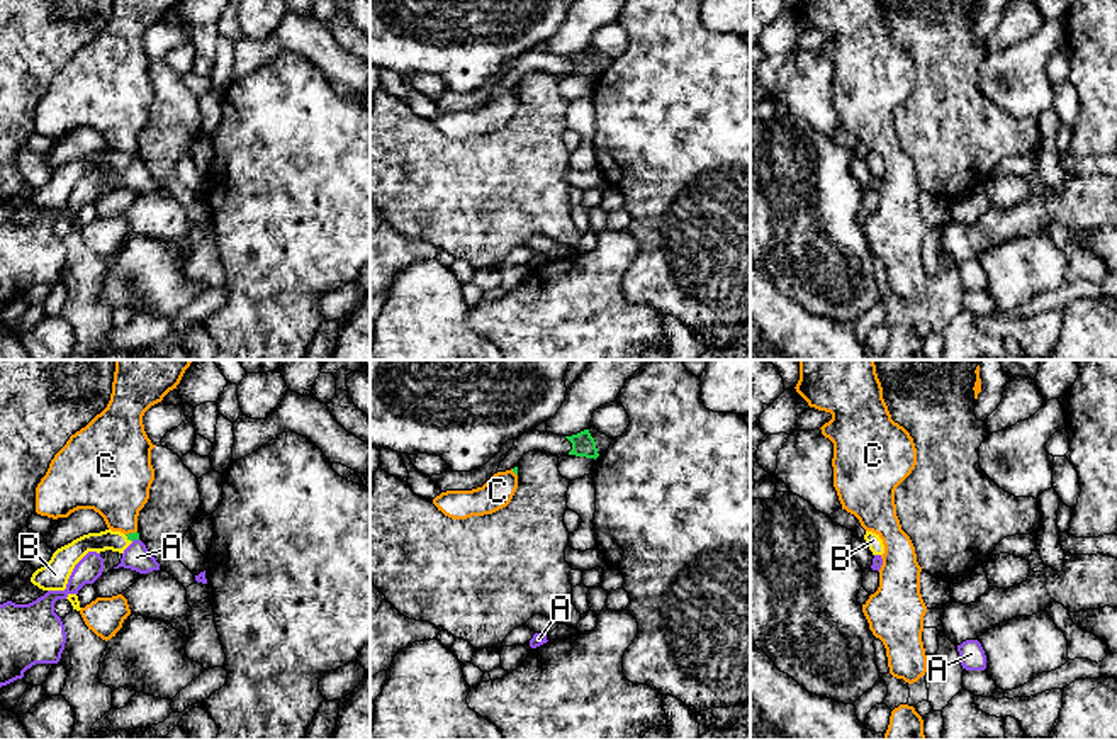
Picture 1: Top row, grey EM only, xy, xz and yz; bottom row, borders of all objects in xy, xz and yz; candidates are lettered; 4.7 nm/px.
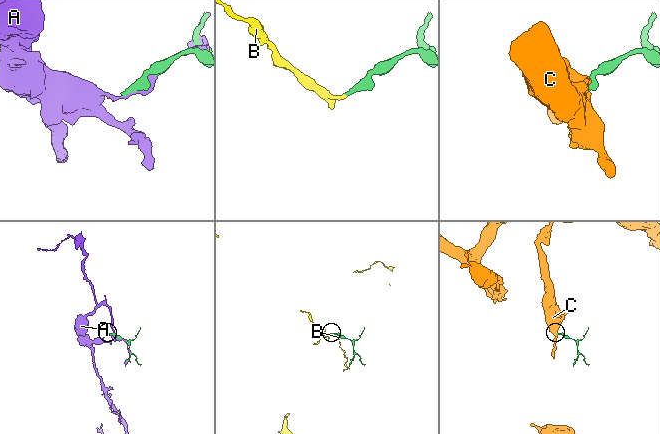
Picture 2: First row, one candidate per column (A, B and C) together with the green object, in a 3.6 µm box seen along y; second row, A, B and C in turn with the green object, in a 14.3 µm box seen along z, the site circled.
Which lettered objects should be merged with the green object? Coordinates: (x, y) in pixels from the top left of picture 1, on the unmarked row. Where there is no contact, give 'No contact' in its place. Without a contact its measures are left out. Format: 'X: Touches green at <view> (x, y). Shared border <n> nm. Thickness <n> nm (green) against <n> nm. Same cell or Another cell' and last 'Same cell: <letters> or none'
A: Touches green at xy (134, 158). Shared border 40 nm. Thickness 40 nm (green) against 130 nm. Another cell
B: Touches green at xy (128, 158). Shared border 50 nm. Thickness 40 nm (green) against 100 nm. Same cell
C: Touches green at xy (131, 153). Shared border 60 nm. Thickness 40 nm (green) against 320 nm. Another cell
Same cell: B

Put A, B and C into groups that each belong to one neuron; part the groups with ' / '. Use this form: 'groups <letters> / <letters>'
groups A / B / C

